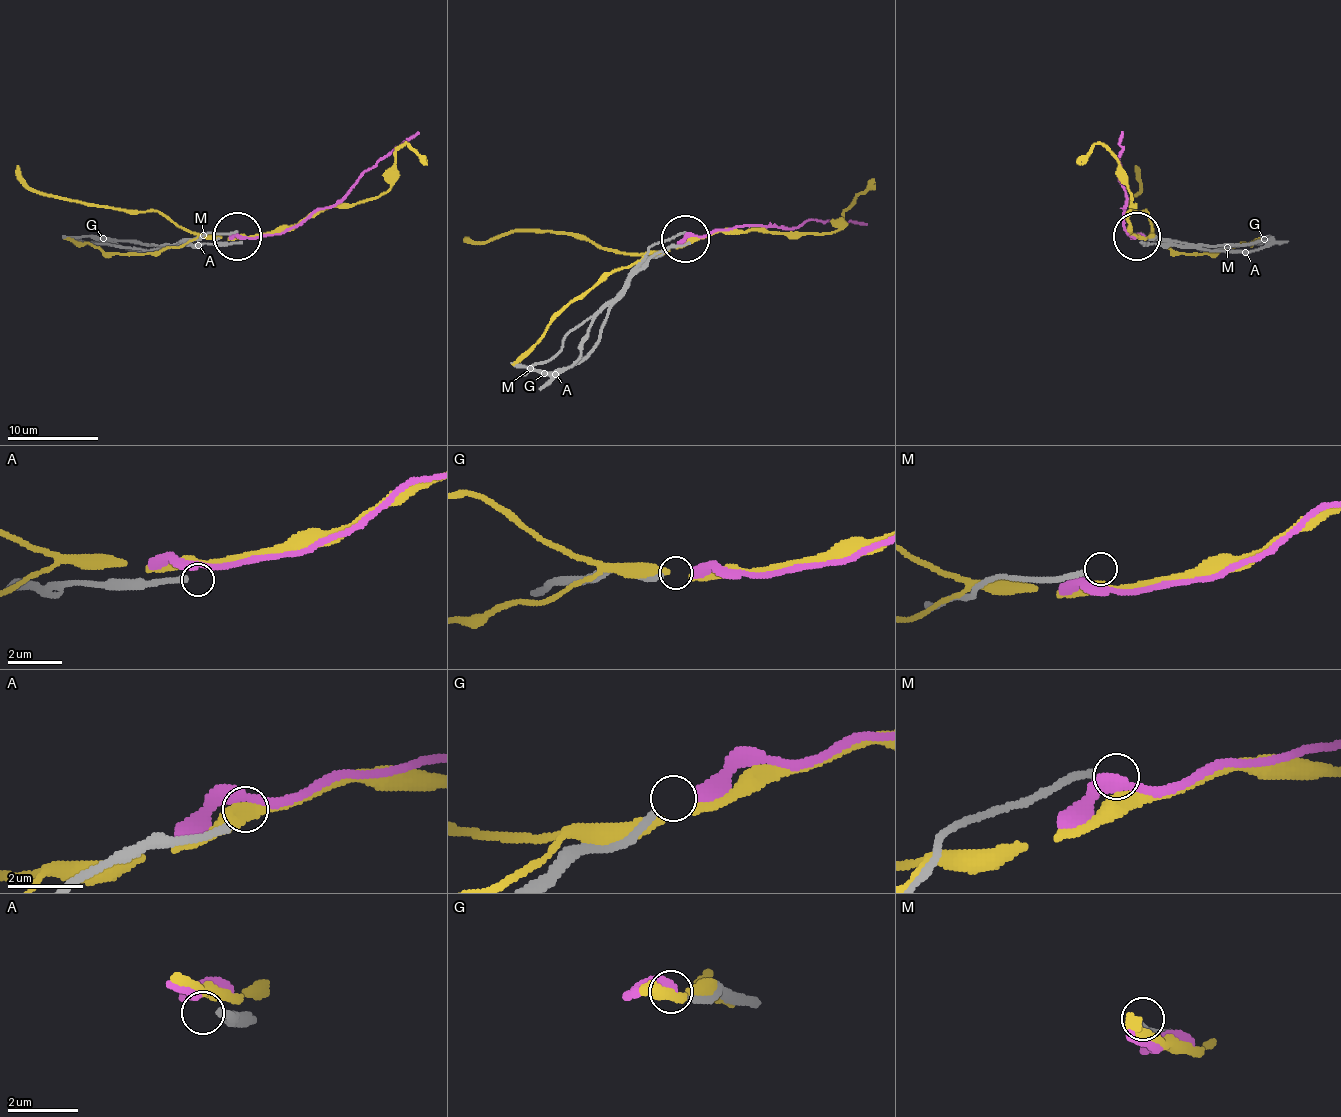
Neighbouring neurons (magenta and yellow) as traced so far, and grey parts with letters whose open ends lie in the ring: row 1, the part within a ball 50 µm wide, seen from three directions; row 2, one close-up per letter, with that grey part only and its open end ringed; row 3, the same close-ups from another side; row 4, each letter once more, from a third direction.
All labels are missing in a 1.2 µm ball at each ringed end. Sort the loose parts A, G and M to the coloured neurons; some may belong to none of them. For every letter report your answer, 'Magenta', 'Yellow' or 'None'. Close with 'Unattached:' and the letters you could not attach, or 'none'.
A: None
G: Magenta
M: None
Unattached: A, M

